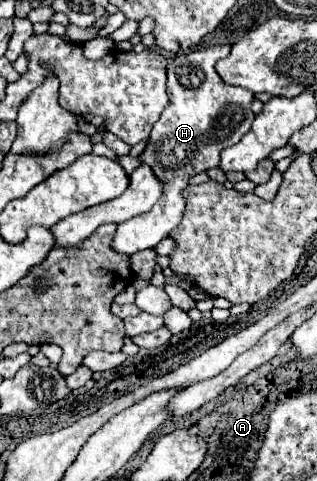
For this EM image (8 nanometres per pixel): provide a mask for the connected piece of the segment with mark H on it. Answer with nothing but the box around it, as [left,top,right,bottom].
[112,44,254,256]

